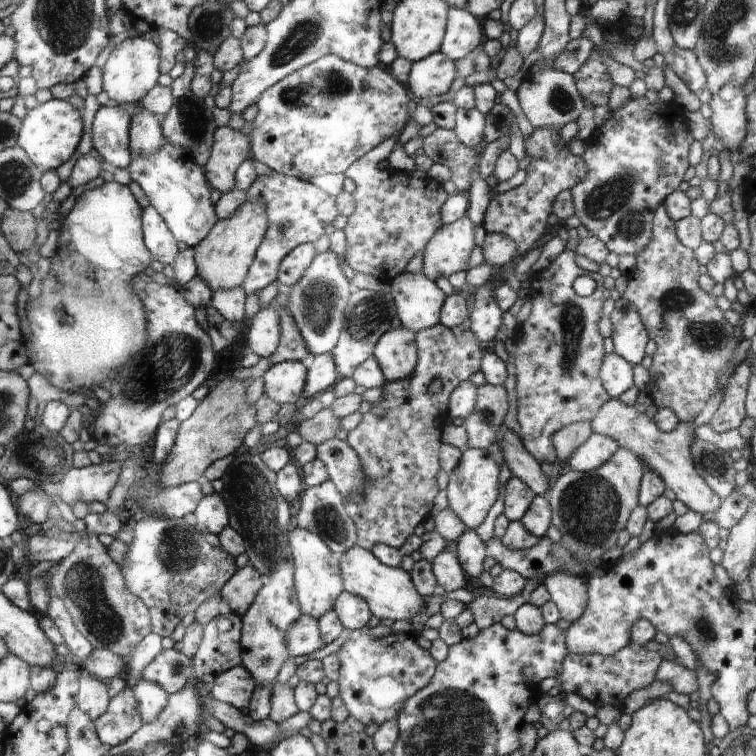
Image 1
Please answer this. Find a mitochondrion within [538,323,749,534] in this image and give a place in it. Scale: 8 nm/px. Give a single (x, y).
(710, 461)

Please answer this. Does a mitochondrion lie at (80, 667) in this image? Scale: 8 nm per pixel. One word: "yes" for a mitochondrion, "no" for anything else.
no

